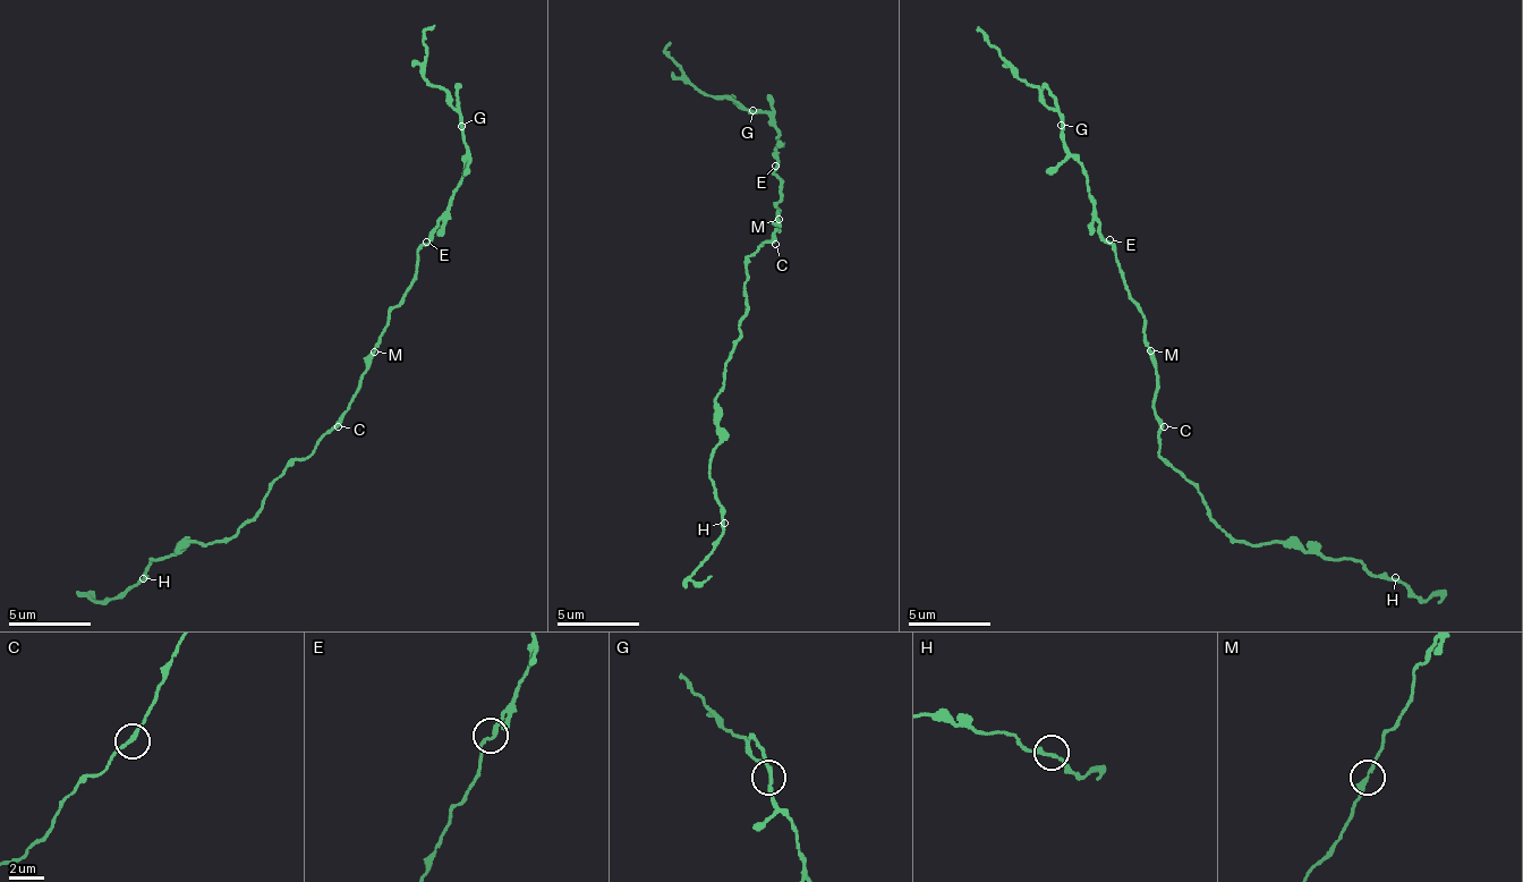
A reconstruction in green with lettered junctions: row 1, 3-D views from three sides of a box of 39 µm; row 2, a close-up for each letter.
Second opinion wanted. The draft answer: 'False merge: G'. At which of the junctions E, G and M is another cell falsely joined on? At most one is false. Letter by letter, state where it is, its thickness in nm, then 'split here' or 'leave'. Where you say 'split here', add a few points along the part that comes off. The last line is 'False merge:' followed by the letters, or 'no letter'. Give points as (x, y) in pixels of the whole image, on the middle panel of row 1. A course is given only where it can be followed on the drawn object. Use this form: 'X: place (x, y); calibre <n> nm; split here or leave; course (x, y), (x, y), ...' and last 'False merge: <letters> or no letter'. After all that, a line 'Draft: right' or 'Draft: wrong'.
E: place (775, 166); calibre 190 nm; leave
G: place (753, 110); calibre 200 nm; leave
M: place (779, 219); calibre 240 nm; leave
False merge: no letter
Draft: wrong

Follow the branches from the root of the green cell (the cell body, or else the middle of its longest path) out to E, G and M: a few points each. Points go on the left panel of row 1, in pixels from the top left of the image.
E: (346, 409), (367, 369), (367, 353), (413, 282), (416, 249), (426, 242)
G: (346, 409), (367, 369), (367, 353), (413, 282), (416, 253), (460, 184), (467, 150), (461, 126)
M: (346, 409), (357, 389), (357, 381), (367, 369), (367, 356), (373, 353)

